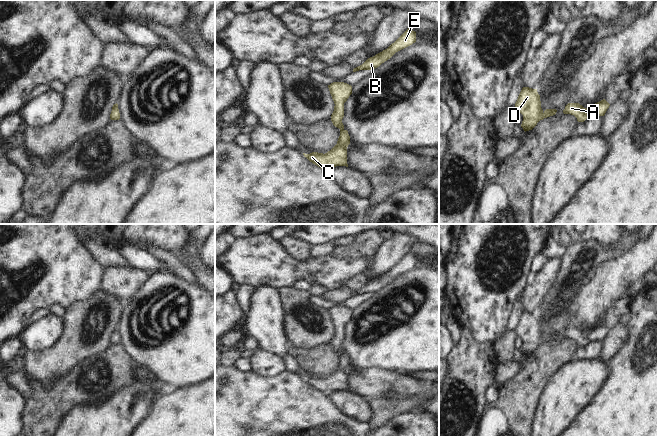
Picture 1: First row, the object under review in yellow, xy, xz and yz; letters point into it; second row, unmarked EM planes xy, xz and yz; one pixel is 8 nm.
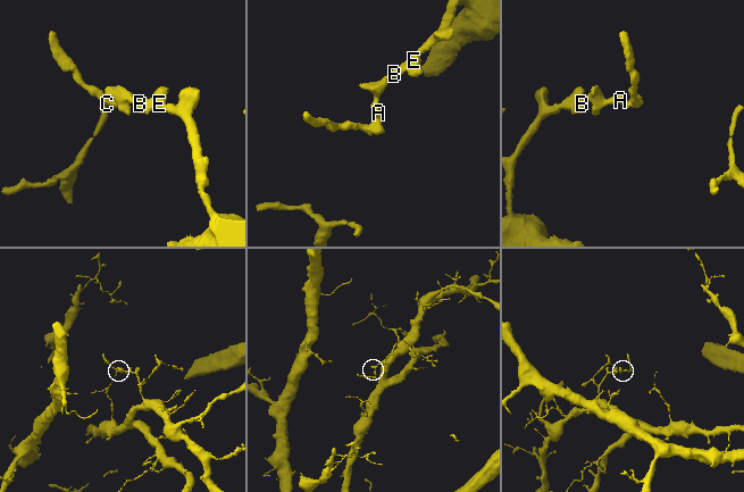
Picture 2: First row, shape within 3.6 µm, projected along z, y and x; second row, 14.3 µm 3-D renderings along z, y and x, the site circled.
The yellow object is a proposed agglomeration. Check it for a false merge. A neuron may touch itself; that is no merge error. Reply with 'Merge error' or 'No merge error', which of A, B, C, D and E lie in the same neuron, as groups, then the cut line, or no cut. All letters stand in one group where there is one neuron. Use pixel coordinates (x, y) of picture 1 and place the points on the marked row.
No merge error. Groups: A B C D E. No split.

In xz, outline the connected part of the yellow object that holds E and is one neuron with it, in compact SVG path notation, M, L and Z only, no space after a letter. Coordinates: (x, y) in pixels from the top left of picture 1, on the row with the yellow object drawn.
M409 27L394 43L387 49L368 58L362 65L353 69L353 72L359 70L374 70L382 63L390 59L396 52L412 45L416 42L416 32Z

